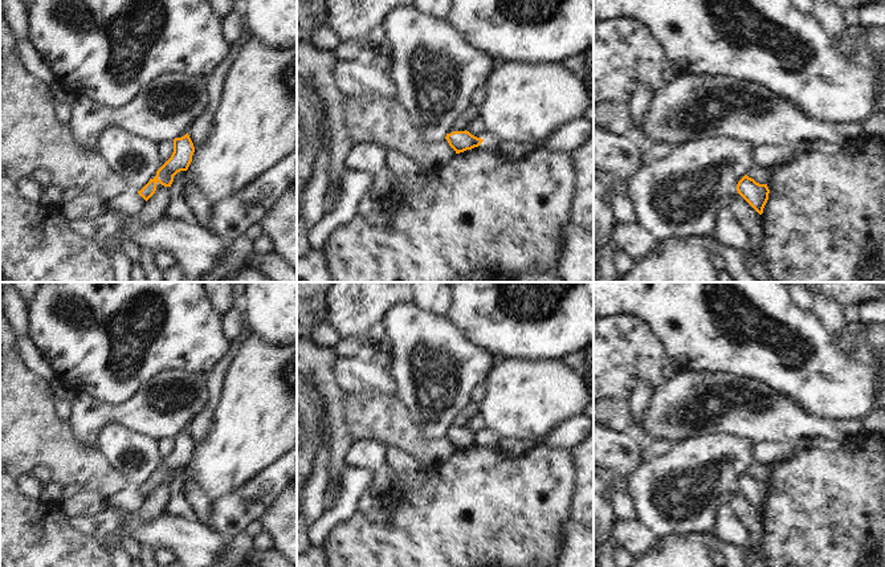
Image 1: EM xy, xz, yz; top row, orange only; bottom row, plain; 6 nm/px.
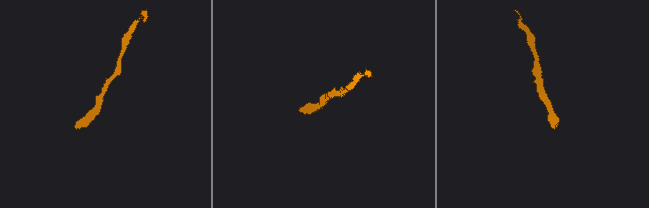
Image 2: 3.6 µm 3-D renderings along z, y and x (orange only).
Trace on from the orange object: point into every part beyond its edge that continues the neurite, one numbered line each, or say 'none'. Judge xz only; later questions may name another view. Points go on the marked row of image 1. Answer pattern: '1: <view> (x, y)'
none

